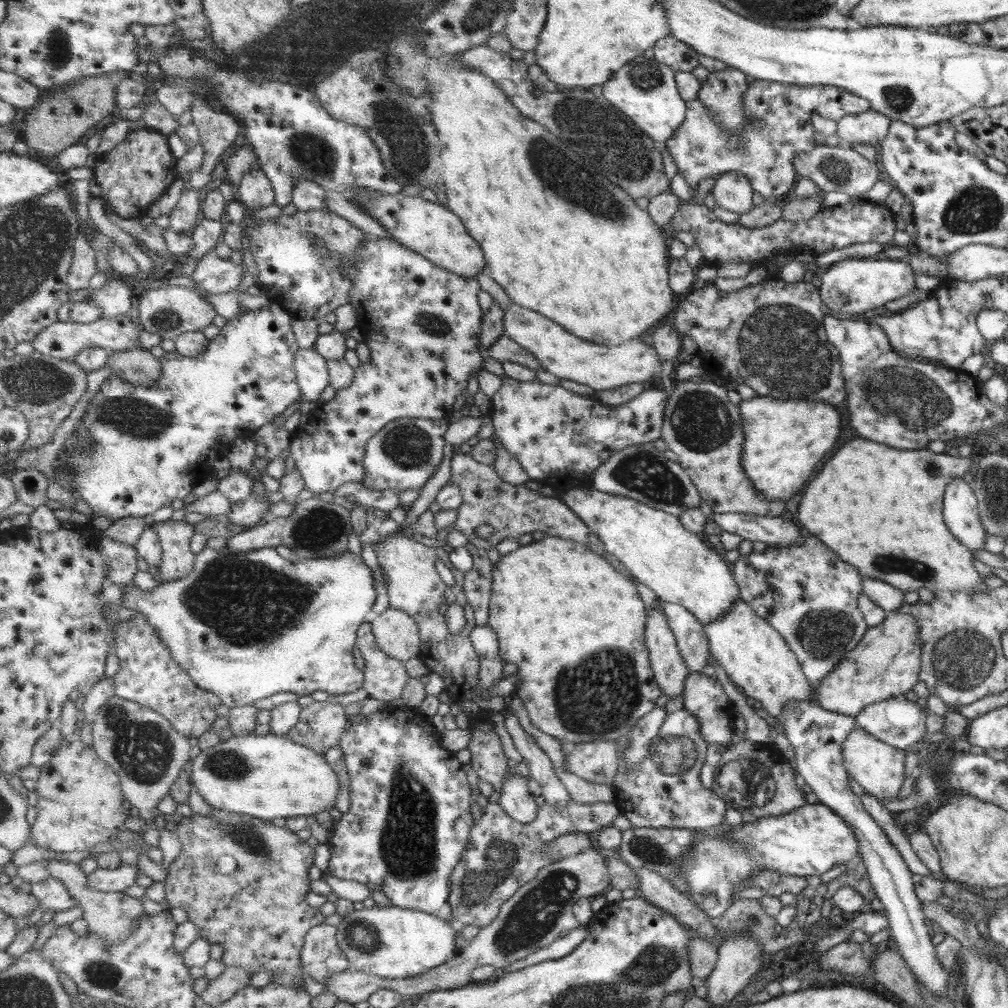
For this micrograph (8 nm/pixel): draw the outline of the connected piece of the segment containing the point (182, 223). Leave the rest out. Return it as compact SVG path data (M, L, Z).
M187 190L182 194L179 203L170 215L171 228L180 234L193 235L196 227L201 223L203 217L202 200L200 192Z

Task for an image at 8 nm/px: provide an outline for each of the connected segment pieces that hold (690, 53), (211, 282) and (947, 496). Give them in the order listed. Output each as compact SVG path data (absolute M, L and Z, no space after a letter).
M673 35L664 38L654 47L655 59L668 63L676 72L694 72L694 68L702 65L700 55L692 46L685 44Z
M213 250L200 261L193 277L205 291L224 294L224 292L238 291L244 280L244 270L242 265L220 258Z
M952 477L946 485L943 500L943 518L947 528L962 544L972 549L984 549L986 534L980 523L976 495L971 484L962 477Z

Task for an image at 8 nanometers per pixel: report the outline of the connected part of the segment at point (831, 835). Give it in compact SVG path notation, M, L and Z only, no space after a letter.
M806 802L786 814L760 817L758 821L734 825L730 831L730 839L728 837L722 839L720 835L704 835L704 839L700 839L694 845L694 849L690 849L688 855L684 857L681 870L685 882L689 885L691 900L696 907L700 908L708 919L718 920L734 904L732 896L741 889L743 890L743 883L755 873L767 871L806 878L812 875L822 875L836 865L847 864L850 859L859 854L859 850L854 830L838 814L834 813L834 810L830 810L821 802L814 804Z

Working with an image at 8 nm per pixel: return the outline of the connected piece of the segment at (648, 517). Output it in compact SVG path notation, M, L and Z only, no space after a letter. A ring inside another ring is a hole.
M594 486L574 487L563 491L562 496L564 502L568 503L568 506L571 506L606 544L606 550L616 555L631 571L633 577L655 591L658 598L684 605L704 625L708 621L714 621L720 615L724 615L732 607L732 603L740 597L738 583L734 582L726 562L712 550L711 546L704 544L704 536L689 532L680 517L669 514L668 511L648 506L648 503L640 502L638 499L618 493L612 494Z

